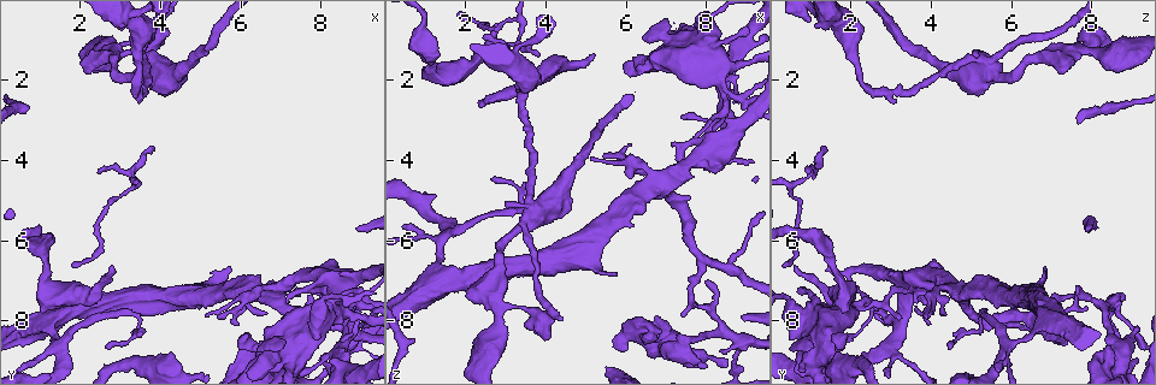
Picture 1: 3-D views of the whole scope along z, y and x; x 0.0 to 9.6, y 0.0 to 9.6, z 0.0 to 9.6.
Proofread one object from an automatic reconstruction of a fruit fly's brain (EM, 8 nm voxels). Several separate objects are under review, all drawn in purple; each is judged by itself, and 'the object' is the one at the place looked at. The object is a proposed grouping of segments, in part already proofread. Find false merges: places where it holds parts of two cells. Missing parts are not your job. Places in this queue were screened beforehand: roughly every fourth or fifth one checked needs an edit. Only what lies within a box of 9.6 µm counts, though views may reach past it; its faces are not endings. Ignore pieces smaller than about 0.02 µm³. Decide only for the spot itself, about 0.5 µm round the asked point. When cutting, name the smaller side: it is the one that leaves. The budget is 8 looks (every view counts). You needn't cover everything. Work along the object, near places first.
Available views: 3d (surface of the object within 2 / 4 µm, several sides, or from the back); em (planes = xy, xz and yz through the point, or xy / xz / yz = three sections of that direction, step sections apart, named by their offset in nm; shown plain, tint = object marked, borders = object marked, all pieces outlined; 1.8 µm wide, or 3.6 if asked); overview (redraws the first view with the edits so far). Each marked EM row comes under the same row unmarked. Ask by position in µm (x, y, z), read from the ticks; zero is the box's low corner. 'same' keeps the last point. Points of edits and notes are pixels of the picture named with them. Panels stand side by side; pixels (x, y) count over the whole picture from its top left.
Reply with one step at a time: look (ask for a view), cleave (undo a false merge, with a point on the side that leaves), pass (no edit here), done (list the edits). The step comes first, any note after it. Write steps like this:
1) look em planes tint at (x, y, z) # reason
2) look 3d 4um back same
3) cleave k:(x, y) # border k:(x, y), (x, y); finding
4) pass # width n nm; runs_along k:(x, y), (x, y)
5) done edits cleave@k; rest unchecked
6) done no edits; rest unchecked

look em planes borders at (4.85, 7.40, 6.10) # sudden change in width

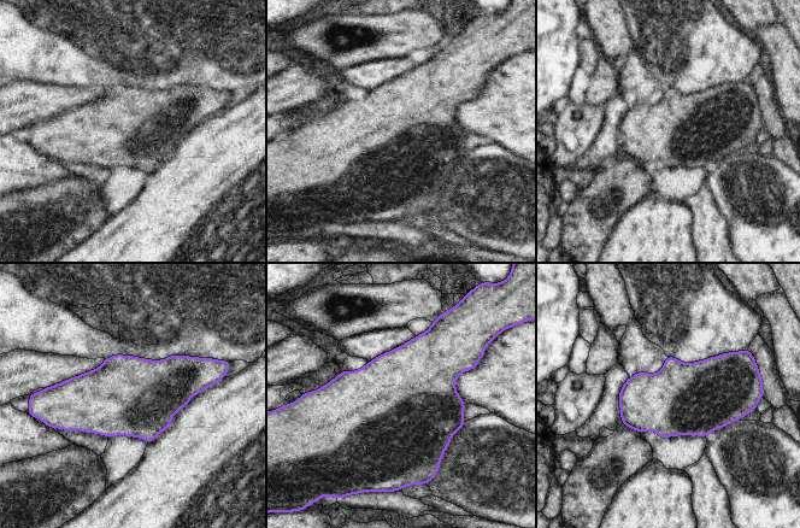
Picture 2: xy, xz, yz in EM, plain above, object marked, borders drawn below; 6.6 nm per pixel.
pass # all the same cell

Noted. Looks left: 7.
look 3d 4um at (6.50, 9.05, 8.45) # sharp bend

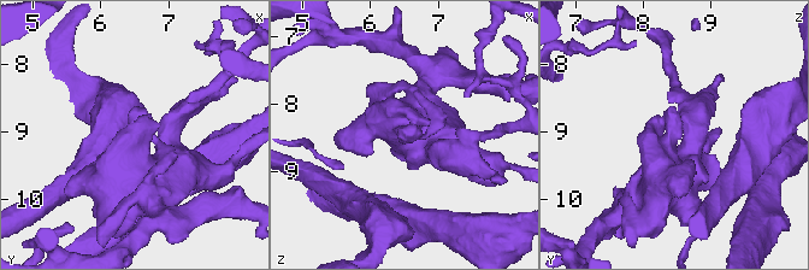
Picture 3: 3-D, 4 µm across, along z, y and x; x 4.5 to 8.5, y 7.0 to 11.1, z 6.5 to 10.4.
look em yz step 4 tint at (6.60, 9.05, 8.40) # arm_widths 460, 550 nm

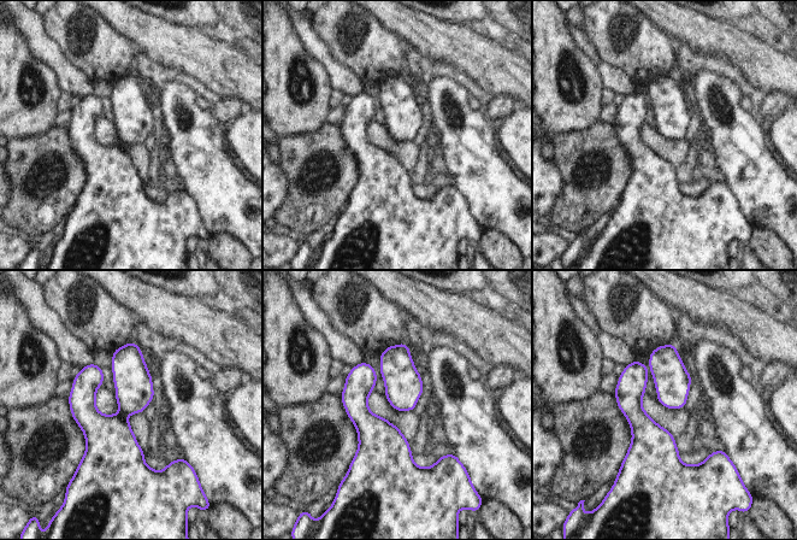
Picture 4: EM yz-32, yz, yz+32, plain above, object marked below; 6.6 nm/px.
look em planes tint same

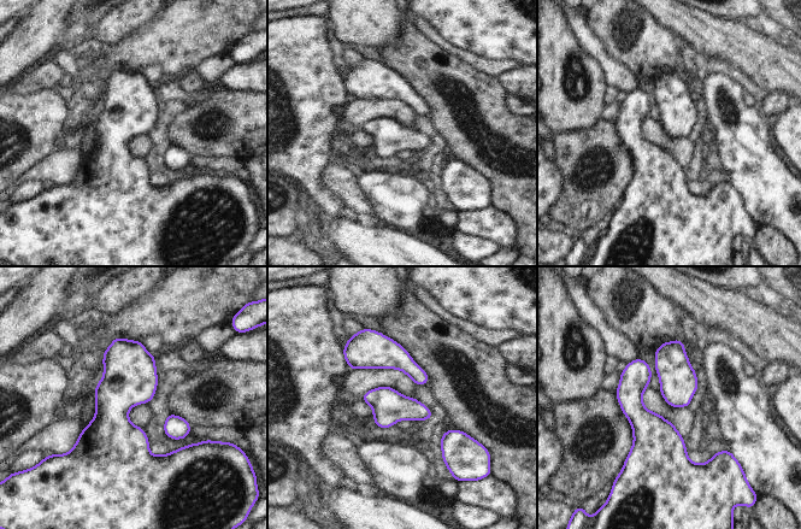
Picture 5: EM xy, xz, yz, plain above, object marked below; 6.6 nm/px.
pass # continuous, no second cell

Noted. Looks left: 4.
look em xz step 4 tint at (3.25, 9.10, 2.20) # sudden change in width

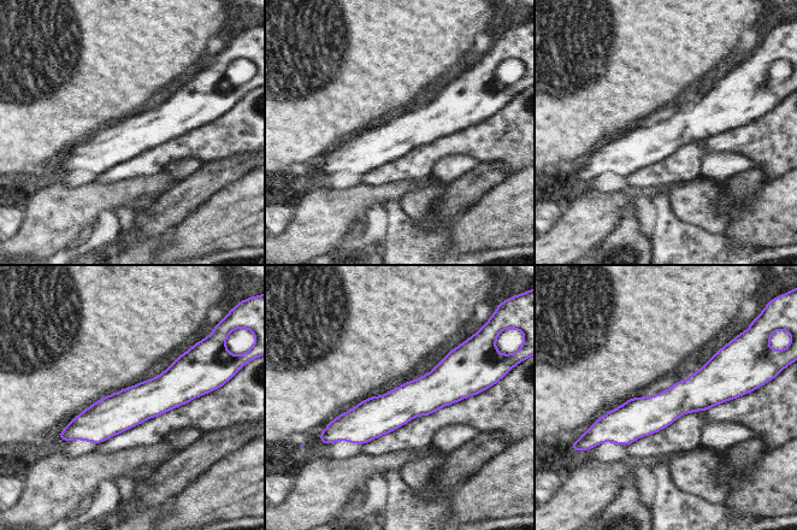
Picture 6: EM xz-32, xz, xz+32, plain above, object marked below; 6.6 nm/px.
pass # runs_along 6:(741, 387), (601, 422); continuous, no second cell

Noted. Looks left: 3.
done no edits; rest unchecked

